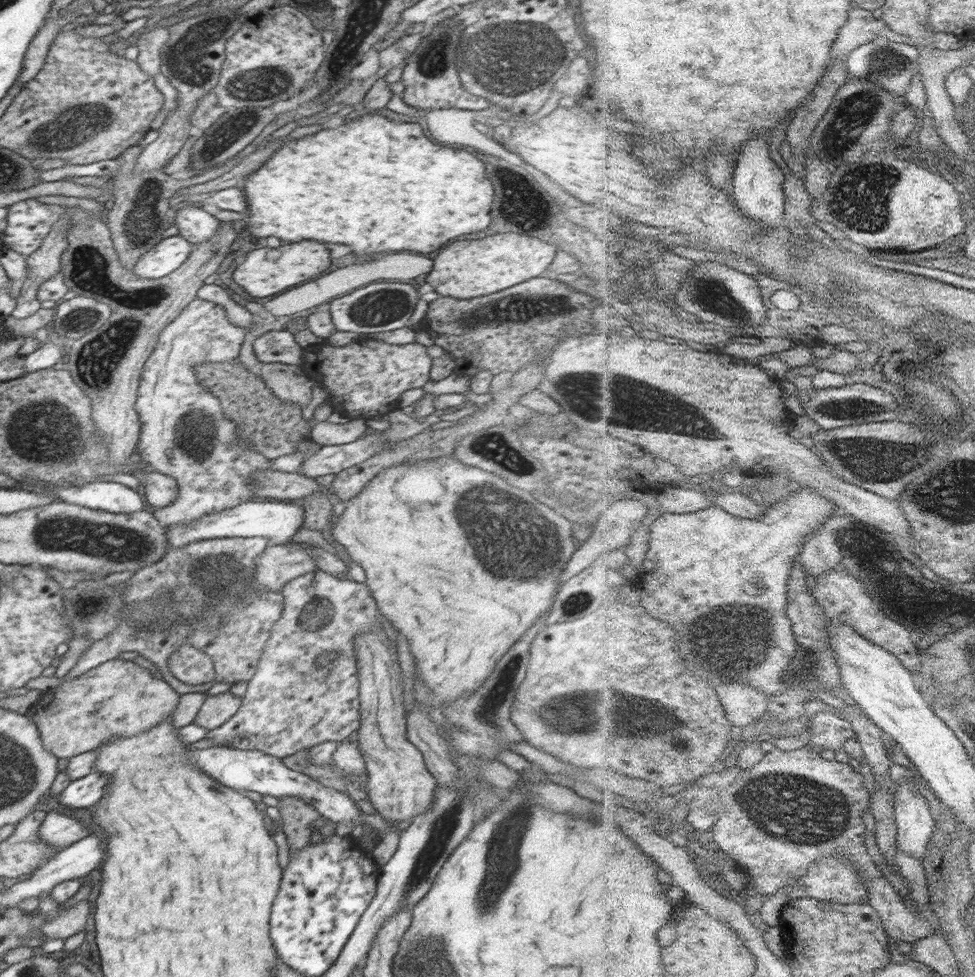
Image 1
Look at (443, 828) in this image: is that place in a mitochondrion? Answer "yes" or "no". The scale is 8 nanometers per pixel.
yes

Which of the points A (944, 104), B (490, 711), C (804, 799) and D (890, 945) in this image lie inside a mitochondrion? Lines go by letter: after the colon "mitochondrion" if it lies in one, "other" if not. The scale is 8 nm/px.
A: other
B: mitochondrion
C: mitochondrion
D: other

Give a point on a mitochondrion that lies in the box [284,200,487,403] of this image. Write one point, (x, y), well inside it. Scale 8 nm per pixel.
(379, 308)

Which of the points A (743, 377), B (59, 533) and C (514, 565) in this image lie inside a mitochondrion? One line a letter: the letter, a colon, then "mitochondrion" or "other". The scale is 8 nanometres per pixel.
A: other
B: mitochondrion
C: mitochondrion

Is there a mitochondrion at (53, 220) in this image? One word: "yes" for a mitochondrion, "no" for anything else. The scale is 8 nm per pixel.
no

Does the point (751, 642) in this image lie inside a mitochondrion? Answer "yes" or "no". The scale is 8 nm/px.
yes

